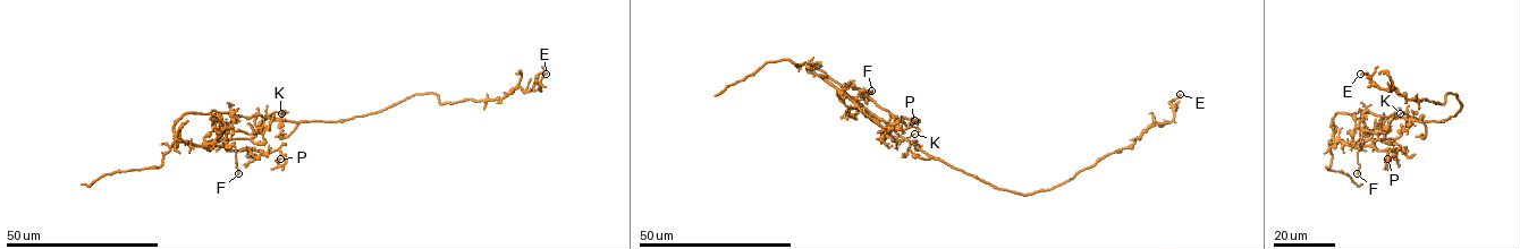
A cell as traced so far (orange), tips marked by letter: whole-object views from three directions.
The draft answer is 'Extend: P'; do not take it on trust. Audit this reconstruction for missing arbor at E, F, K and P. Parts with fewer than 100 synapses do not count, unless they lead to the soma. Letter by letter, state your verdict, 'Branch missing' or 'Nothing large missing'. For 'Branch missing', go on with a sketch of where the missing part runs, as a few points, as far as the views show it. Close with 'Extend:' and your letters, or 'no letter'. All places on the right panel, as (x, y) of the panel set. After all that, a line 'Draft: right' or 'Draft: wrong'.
E: Nothing large missing
F: Nothing large missing
K: Nothing large missing
P: Nothing large missing
Extend: no letter
Draft: wrong

